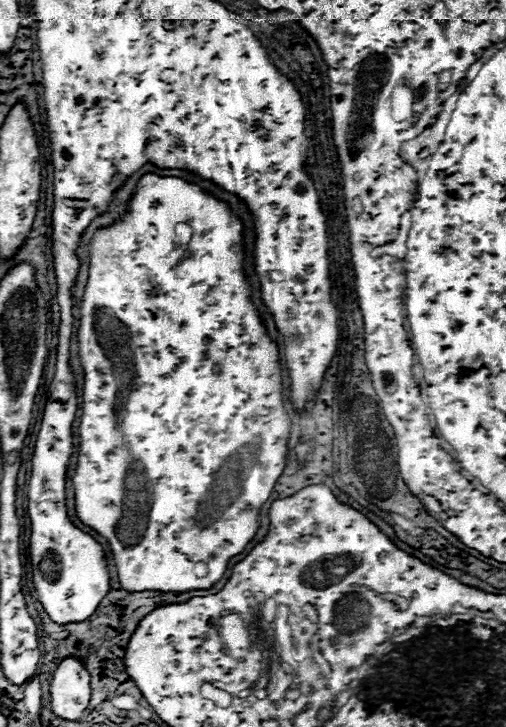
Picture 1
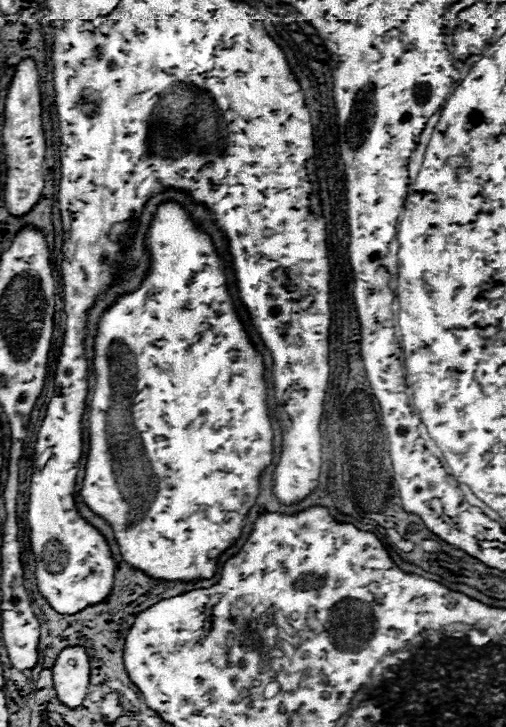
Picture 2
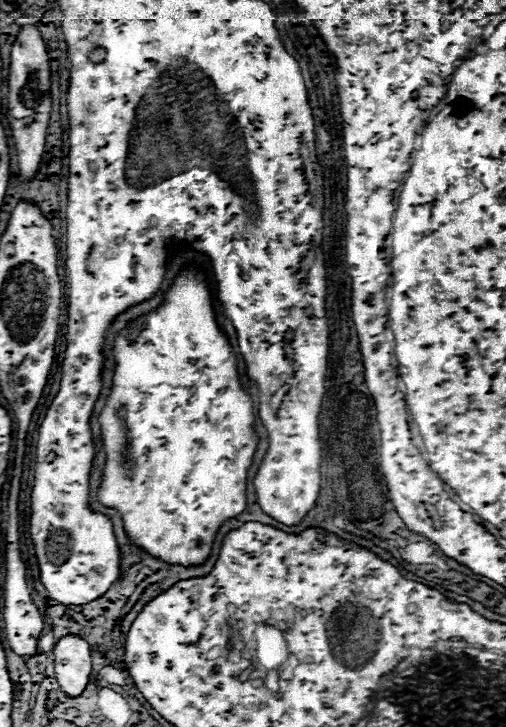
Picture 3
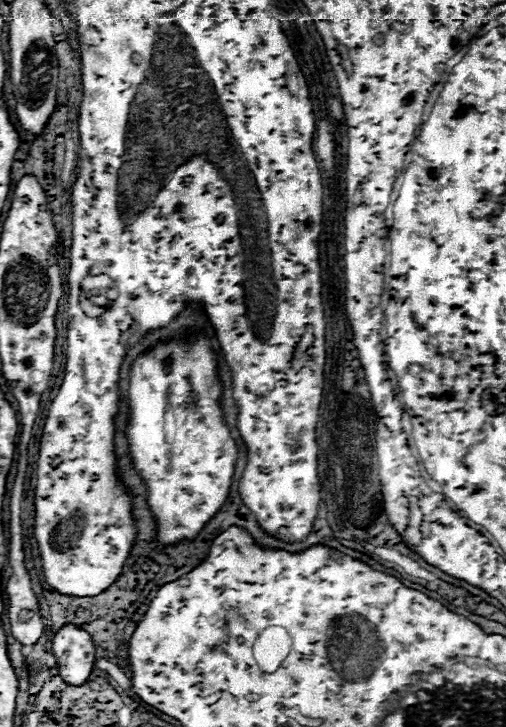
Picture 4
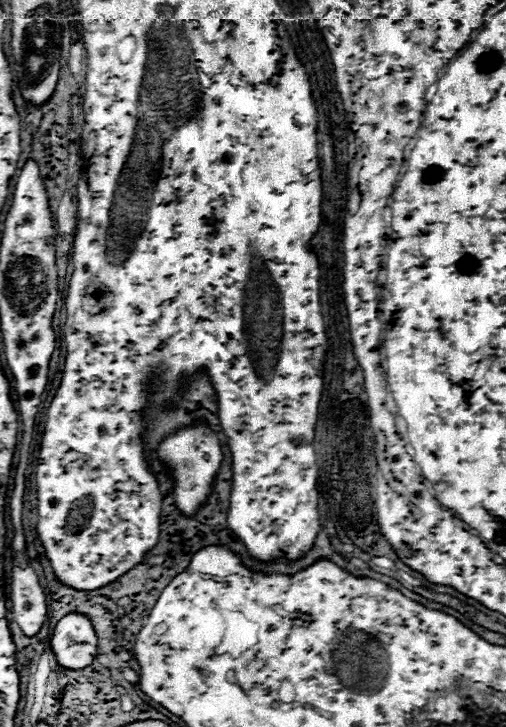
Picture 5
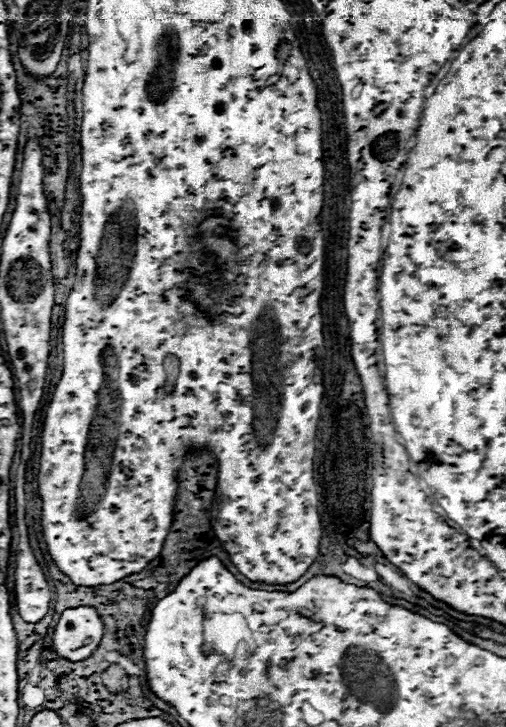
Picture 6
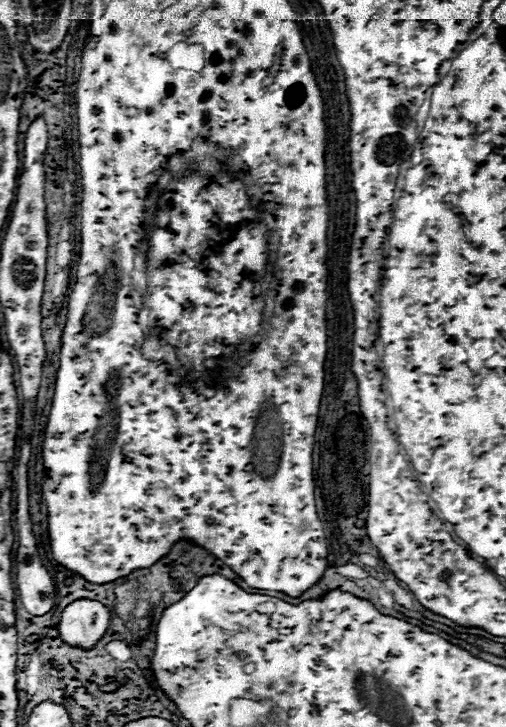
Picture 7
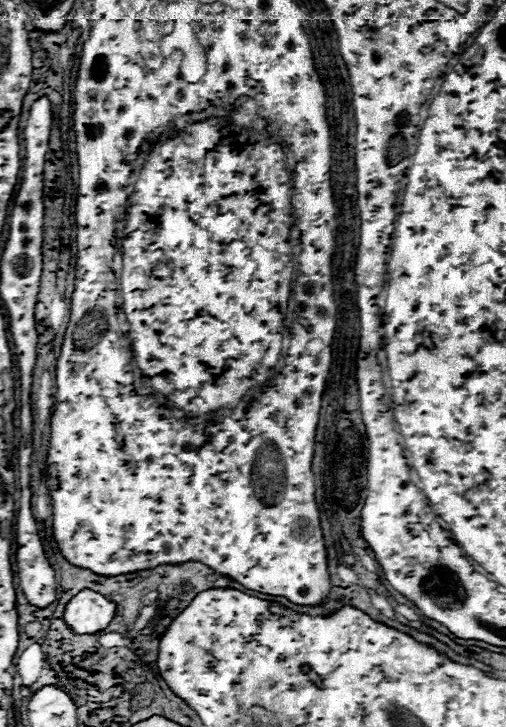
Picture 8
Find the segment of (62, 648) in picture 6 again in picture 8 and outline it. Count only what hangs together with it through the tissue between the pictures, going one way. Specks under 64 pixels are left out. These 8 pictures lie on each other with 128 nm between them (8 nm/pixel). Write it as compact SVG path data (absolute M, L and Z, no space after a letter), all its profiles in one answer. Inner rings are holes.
M82 590L76 594L64 610L64 622L74 634L96 634L104 630L116 614L116 604L106 600L102 594Z

